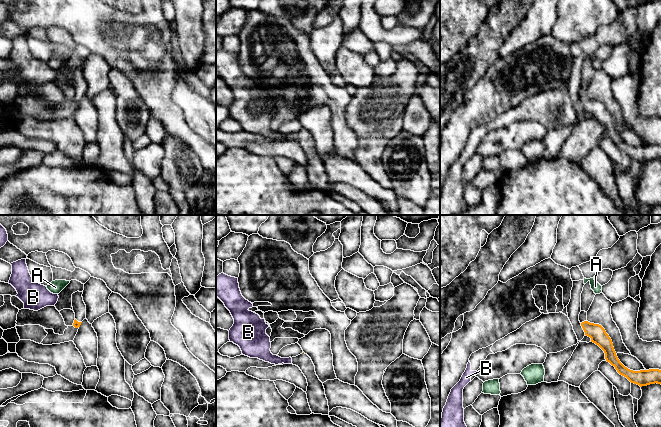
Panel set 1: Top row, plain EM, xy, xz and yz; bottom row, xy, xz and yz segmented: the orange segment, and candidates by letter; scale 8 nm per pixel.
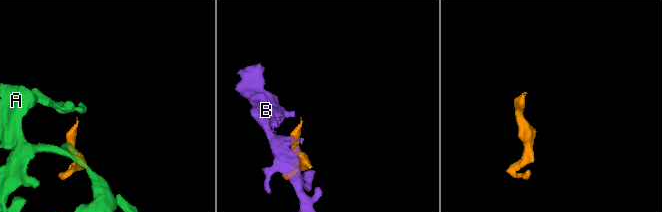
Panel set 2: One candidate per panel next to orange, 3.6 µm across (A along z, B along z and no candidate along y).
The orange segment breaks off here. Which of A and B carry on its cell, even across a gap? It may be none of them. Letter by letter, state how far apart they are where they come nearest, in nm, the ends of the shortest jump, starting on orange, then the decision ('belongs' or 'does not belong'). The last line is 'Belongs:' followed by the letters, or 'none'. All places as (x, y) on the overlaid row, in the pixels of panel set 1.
A: 240 nm apart; from orange across yz (587, 321), (595, 293); does not belong
B: 200 nm apart; from orange across xy (74, 320), (54, 305); belongs
Belongs: B

